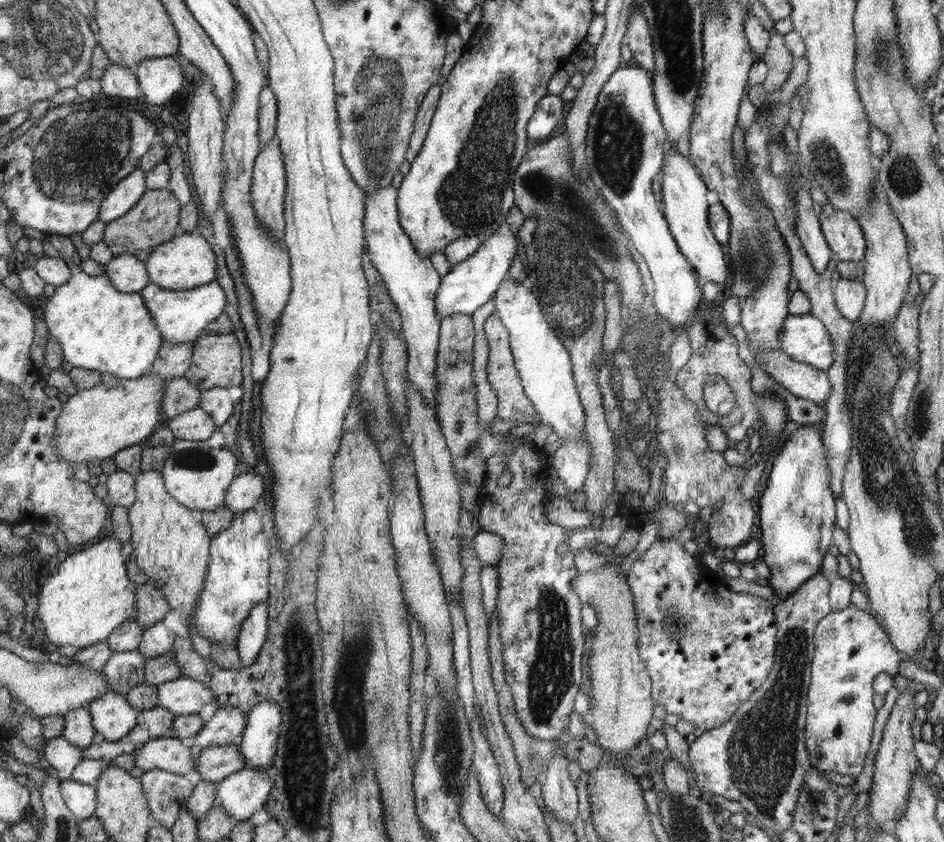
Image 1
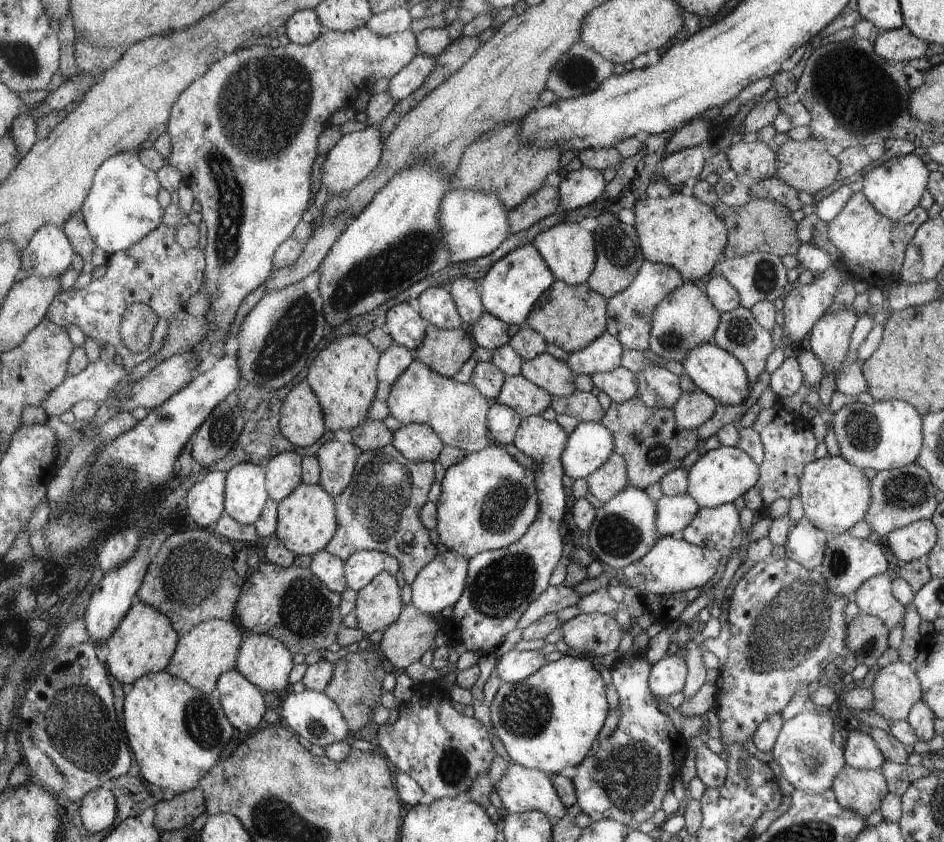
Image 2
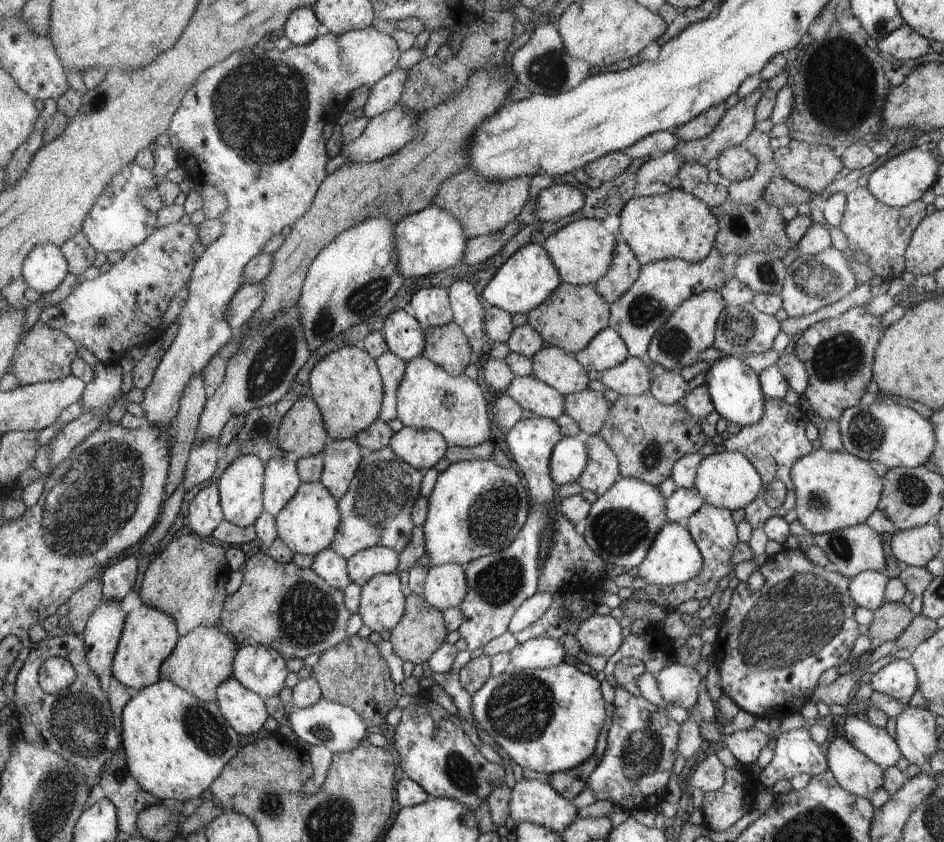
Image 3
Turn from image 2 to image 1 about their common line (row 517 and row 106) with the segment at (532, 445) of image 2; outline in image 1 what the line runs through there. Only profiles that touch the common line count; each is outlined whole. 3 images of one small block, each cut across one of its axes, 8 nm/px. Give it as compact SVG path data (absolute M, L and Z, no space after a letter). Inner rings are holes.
M548 94L539 103L534 116L528 121L528 137L541 139L550 136L550 134L556 130L556 126L562 124L560 122L562 116L564 116L564 99L560 98L560 96L552 96Z

